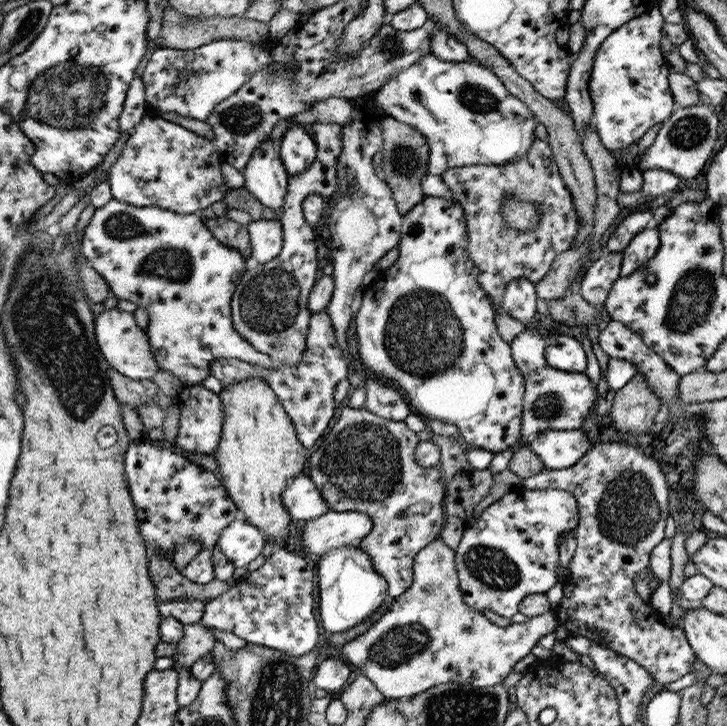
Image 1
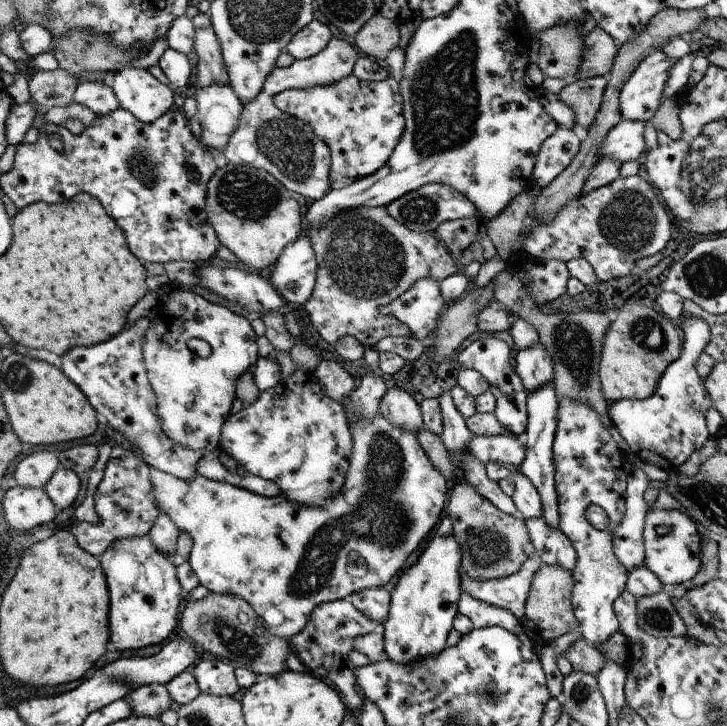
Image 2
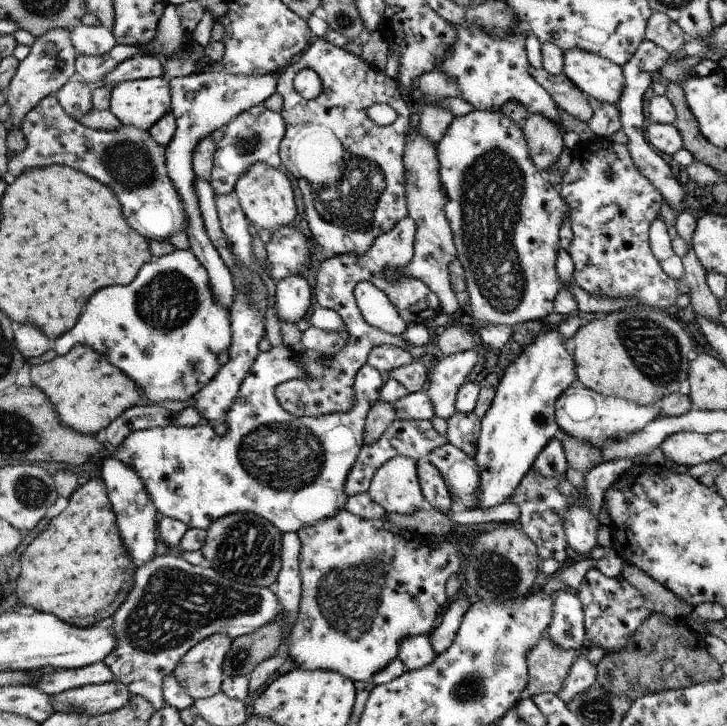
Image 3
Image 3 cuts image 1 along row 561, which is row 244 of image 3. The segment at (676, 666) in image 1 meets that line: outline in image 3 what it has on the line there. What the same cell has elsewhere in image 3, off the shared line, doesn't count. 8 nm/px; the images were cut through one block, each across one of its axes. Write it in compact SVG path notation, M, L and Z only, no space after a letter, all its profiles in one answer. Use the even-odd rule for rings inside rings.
M593 135L585 136L571 149L571 156L572 162L561 177L557 191L569 208L573 237L567 251L573 260L576 285L596 298L638 298L642 308L665 310L676 305L681 294L678 284L662 271L649 246L649 229L652 222L659 218L662 207L661 193L638 172L624 143Z

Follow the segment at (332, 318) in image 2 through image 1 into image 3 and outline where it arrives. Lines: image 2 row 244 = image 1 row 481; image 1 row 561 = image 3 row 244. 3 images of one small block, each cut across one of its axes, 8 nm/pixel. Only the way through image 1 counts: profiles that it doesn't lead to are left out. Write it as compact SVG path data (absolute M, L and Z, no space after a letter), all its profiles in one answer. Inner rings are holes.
M406 216L406 218L400 220L390 232L378 236L366 254L362 254L362 256L356 256L356 254L343 254L342 256L333 256L329 259L319 260L315 286L312 286L312 291L314 292L314 296L316 296L316 302L324 308L335 310L340 315L340 318L343 318L344 324L348 328L350 338L348 339L347 346L343 350L340 350L340 352L330 360L328 366L324 366L318 357L313 356L308 352L302 352L299 354L300 366L302 366L303 373L305 376L308 376L308 378L293 378L292 380L280 383L279 386L275 388L276 400L283 405L292 416L314 416L314 418L318 418L318 416L322 416L322 414L348 412L348 410L352 410L352 406L354 406L354 392L352 392L354 377L360 368L367 363L370 351L373 348L382 345L398 346L398 348L408 350L416 360L424 354L425 346L410 346L410 344L404 340L404 336L392 336L390 333L383 333L377 328L370 326L370 324L364 320L354 296L354 288L356 288L356 284L368 281L374 284L378 290L382 290L382 292L386 294L388 300L392 302L392 306L398 310L398 314L400 314L408 324L424 325L428 320L438 316L438 314L441 313L438 295L434 294L434 292L432 292L432 290L430 290L430 288L428 288L428 286L426 286L421 280L408 276L404 270L404 268L408 266L408 263L413 259L415 236L416 222L414 222L409 216ZM386 268L394 268L394 270L398 270L400 278L390 282L390 280L384 276Z

